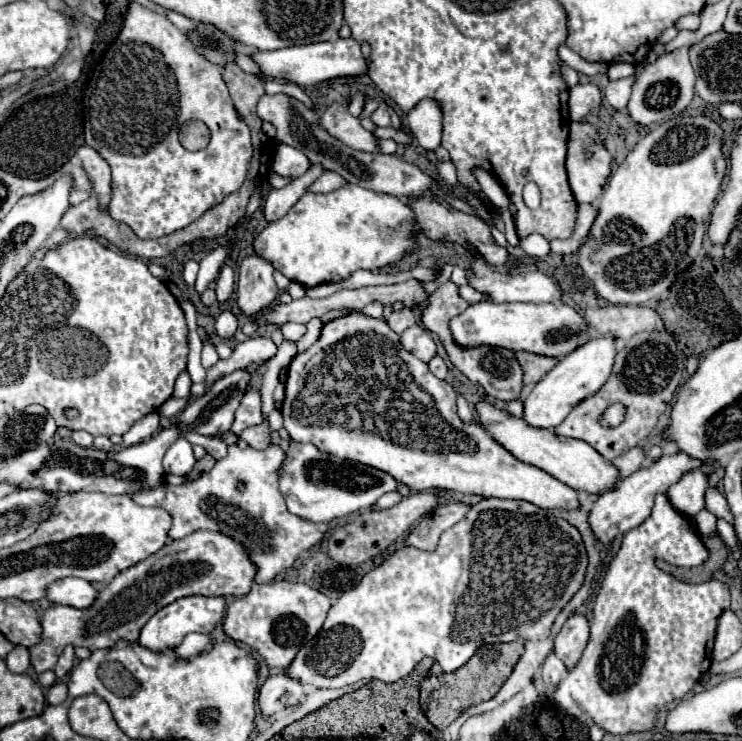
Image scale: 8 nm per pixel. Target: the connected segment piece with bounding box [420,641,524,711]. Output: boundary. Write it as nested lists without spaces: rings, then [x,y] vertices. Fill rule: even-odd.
[[[514,641],[514,643],[496,643],[488,647],[480,647],[476,655],[456,669],[454,673],[442,673],[440,665],[434,663],[428,677],[420,685],[420,705],[424,711],[466,711],[472,705],[484,703],[492,699],[504,681],[510,677],[516,661],[524,653],[524,645]]]

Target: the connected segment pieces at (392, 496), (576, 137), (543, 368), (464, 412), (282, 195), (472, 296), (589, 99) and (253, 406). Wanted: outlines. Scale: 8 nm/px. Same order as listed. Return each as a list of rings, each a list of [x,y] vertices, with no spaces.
[[[386,493],[386,495],[382,495],[380,499],[378,499],[378,505],[374,505],[374,509],[390,509],[390,507],[394,507],[398,501],[402,501],[402,495],[400,493]]]
[[[570,123],[570,139],[568,139],[568,159],[566,159],[566,169],[568,169],[568,183],[570,191],[576,199],[576,203],[594,203],[604,189],[606,179],[610,177],[610,153],[604,149],[604,145],[598,139],[596,127],[590,123]]]
[[[518,351],[516,359],[524,369],[524,387],[526,387],[526,391],[534,383],[538,383],[558,363],[558,357],[544,357],[544,355],[528,353],[528,351]]]
[[[458,395],[458,415],[460,415],[460,419],[462,419],[464,423],[474,423],[472,407],[470,407],[470,403],[468,403],[462,395]]]
[[[312,165],[304,175],[292,179],[282,189],[272,189],[268,193],[268,197],[264,199],[264,207],[262,207],[266,221],[272,223],[272,221],[284,217],[292,209],[292,205],[308,191],[308,187],[322,175],[322,171],[324,169],[320,165]]]
[[[460,285],[460,287],[458,287],[458,293],[460,293],[460,297],[466,299],[468,303],[478,303],[478,301],[484,301],[484,299],[486,299],[486,295],[474,291],[474,289],[468,287],[468,285]]]
[[[578,83],[576,87],[570,89],[570,101],[568,101],[570,119],[572,121],[582,121],[590,111],[600,107],[600,101],[602,101],[602,93],[596,85]]]
[[[248,391],[236,411],[236,419],[232,425],[232,433],[240,435],[246,427],[258,425],[262,421],[262,411],[260,411],[260,393],[258,391]]]

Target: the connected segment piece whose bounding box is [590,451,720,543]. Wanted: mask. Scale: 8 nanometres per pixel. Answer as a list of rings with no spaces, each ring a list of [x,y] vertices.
[[[676,451],[674,455],[662,455],[660,459],[640,467],[636,473],[632,473],[626,479],[620,479],[616,487],[610,487],[600,495],[600,499],[592,505],[590,511],[590,527],[596,533],[600,543],[612,543],[614,539],[622,537],[626,531],[638,527],[652,511],[654,497],[658,493],[664,493],[670,485],[678,483],[686,473],[690,471],[702,471],[704,475],[712,475],[720,469],[720,463],[716,459],[692,459],[690,455]]]

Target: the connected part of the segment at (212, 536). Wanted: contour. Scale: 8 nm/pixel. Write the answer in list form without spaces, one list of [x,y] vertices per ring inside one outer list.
[[[194,531],[192,535],[186,535],[184,539],[168,541],[160,551],[156,551],[148,559],[128,567],[126,571],[120,571],[98,593],[92,607],[76,609],[76,607],[64,607],[64,605],[50,605],[40,617],[42,639],[40,639],[38,645],[32,645],[28,649],[30,651],[30,663],[32,663],[36,673],[44,673],[48,669],[54,669],[54,665],[56,665],[56,661],[58,661],[58,657],[60,657],[60,653],[64,651],[66,645],[86,647],[90,651],[96,651],[96,649],[114,647],[118,639],[124,639],[128,643],[136,643],[138,635],[140,635],[140,629],[148,623],[148,619],[156,611],[160,611],[162,607],[170,605],[172,601],[176,601],[180,597],[188,597],[188,595],[244,597],[250,591],[250,587],[254,583],[254,577],[256,577],[256,567],[248,559],[248,553],[244,551],[244,547],[240,547],[240,543],[236,543],[236,539],[232,539],[230,535],[224,535],[220,531]]]

